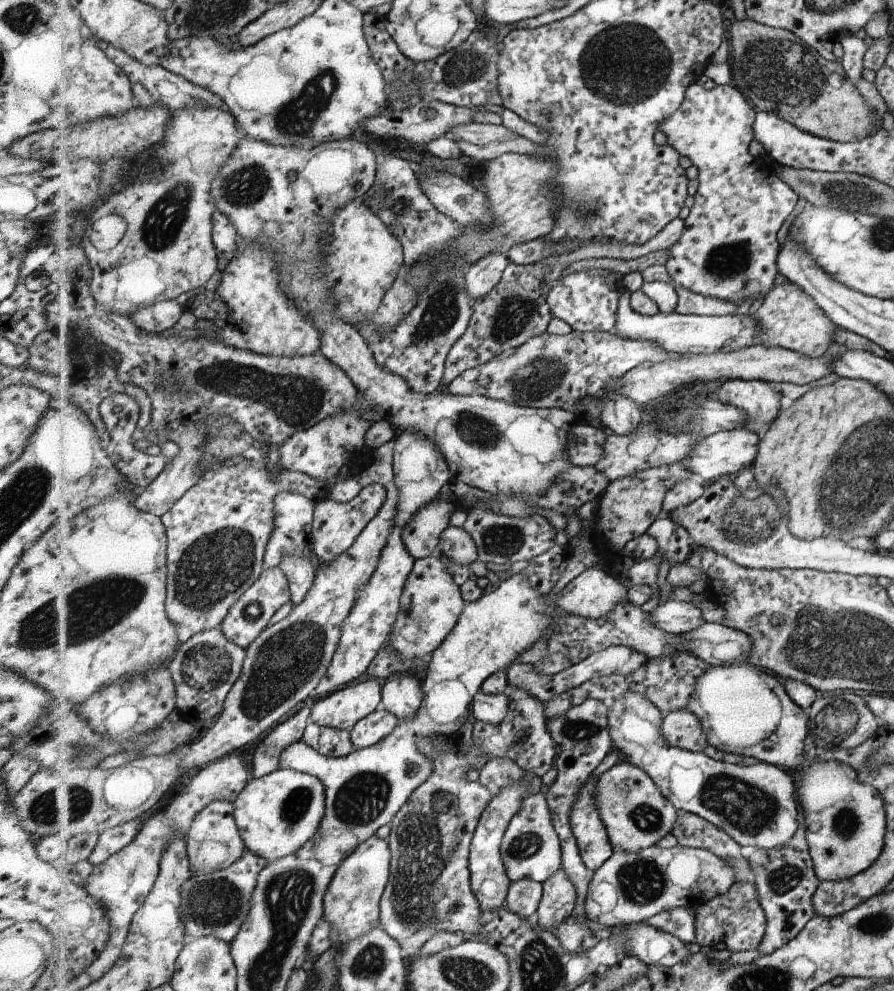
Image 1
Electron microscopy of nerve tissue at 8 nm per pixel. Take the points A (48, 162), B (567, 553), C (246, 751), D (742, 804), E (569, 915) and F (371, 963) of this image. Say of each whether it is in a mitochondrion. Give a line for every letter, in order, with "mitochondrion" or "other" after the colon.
A: other
B: other
C: other
D: mitochondrion
E: other
F: mitochondrion

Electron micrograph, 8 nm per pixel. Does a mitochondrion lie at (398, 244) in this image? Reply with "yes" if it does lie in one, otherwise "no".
no

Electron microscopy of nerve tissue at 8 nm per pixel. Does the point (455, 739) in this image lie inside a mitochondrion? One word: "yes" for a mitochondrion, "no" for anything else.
no

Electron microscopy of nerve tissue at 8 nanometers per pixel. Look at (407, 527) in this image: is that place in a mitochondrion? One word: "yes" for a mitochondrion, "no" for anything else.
no

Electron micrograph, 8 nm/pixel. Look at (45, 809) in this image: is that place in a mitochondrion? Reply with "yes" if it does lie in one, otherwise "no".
yes

